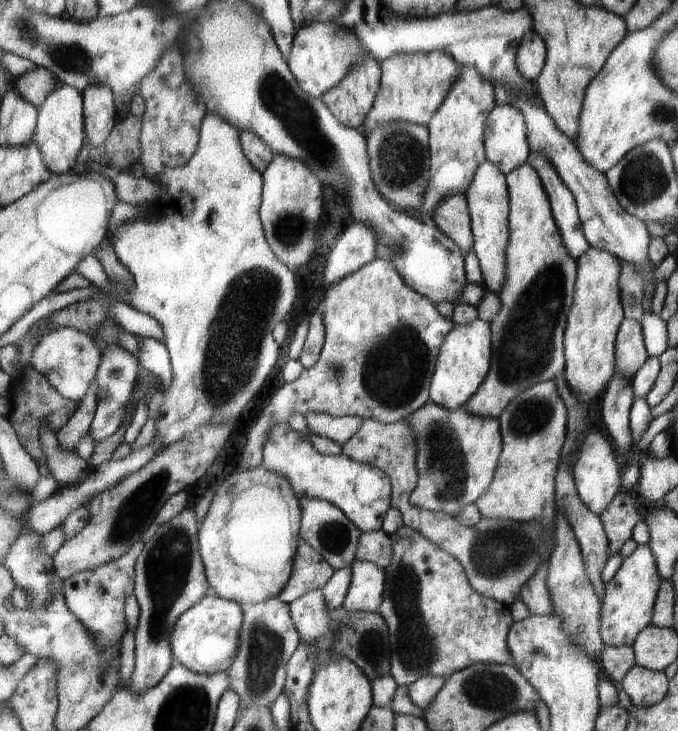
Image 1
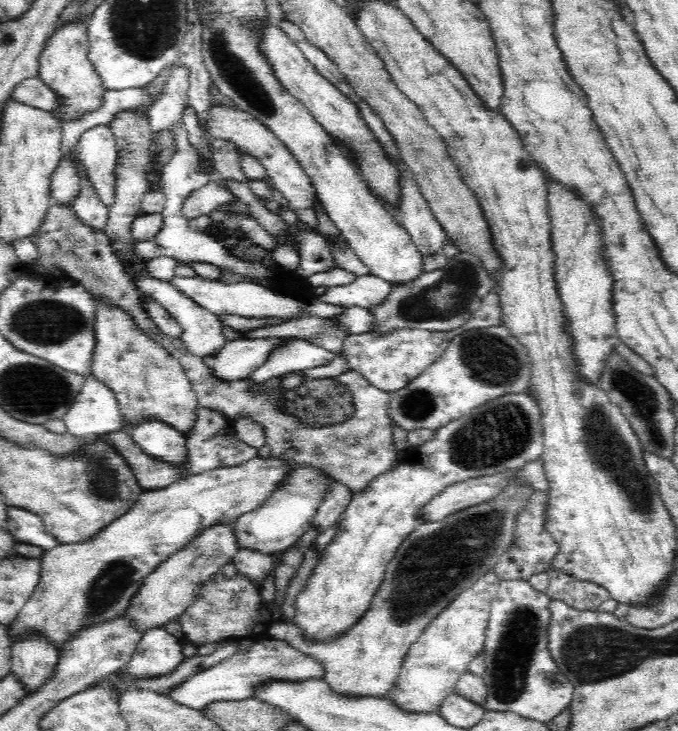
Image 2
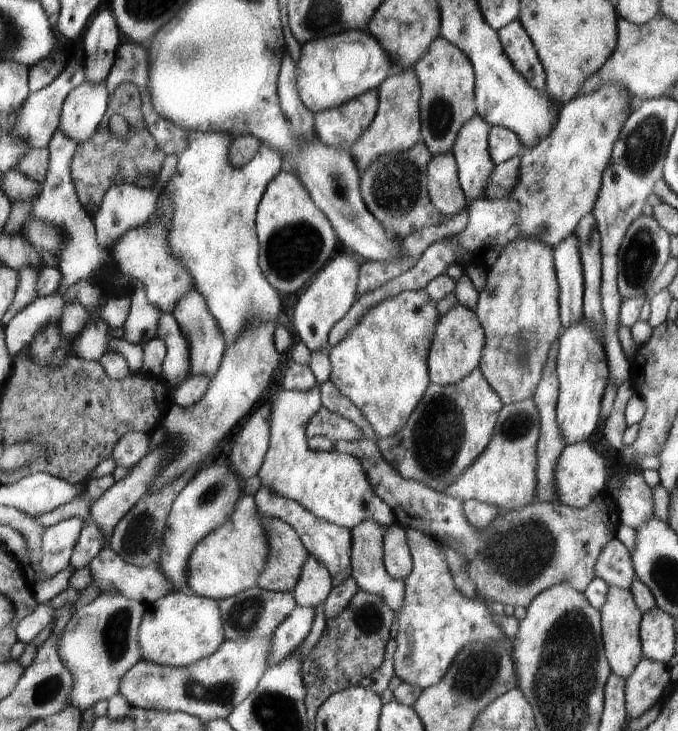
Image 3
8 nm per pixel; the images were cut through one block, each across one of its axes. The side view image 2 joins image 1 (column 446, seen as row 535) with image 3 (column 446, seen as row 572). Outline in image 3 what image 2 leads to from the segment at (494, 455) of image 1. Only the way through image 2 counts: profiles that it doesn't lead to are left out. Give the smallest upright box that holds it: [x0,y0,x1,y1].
[377,368,504,493]

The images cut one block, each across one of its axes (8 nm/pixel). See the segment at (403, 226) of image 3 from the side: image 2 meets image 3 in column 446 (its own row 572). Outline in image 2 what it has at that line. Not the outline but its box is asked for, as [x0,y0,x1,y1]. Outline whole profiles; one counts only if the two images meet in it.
[178,570,275,647]

